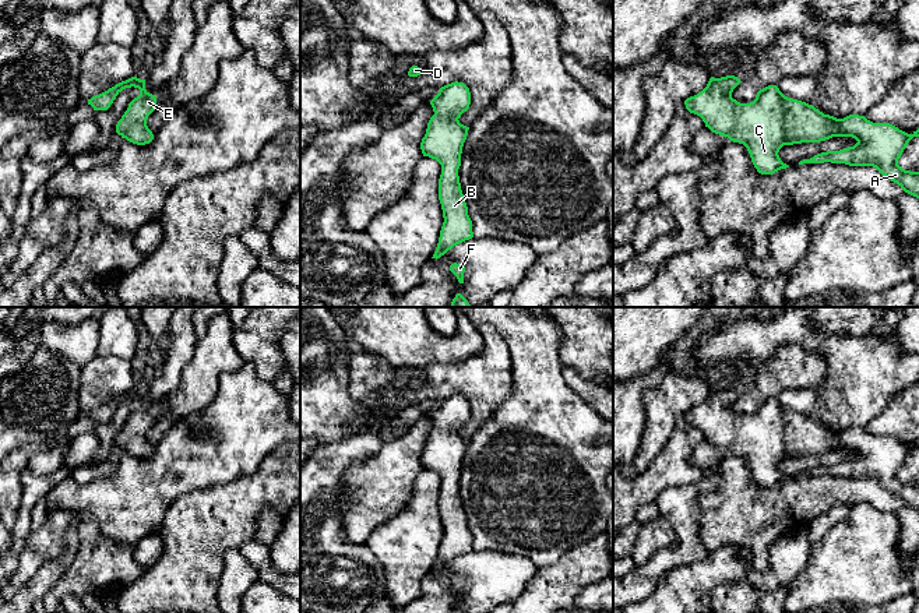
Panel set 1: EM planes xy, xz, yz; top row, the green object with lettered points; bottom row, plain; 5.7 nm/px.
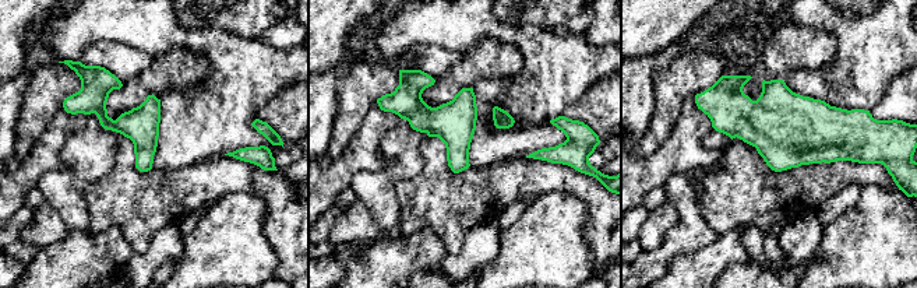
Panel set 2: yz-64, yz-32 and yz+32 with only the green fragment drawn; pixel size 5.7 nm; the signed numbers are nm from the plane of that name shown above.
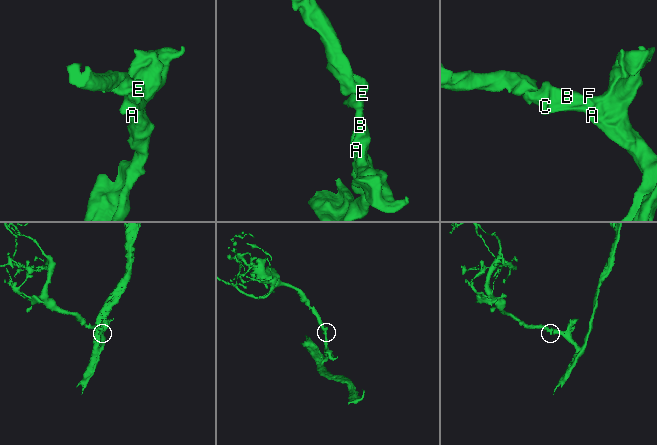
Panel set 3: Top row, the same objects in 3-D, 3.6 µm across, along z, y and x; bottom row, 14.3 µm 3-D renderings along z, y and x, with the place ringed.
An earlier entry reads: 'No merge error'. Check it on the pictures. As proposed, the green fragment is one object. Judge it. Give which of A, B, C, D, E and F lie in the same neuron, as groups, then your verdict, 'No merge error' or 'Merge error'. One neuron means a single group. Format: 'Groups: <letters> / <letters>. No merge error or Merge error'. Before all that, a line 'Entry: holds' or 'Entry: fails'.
Entry: holds
Groups: A B C D E F. No merge error

